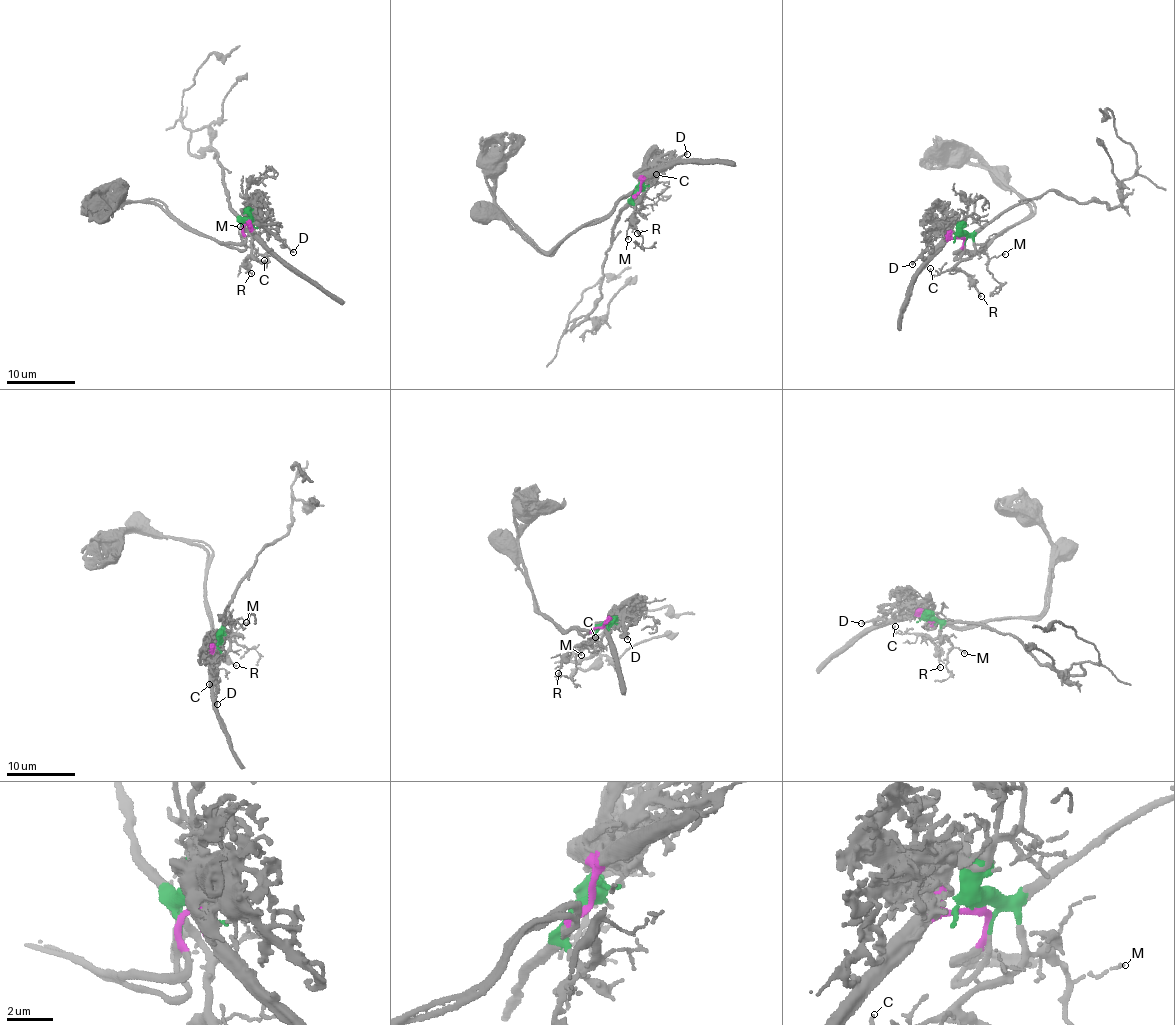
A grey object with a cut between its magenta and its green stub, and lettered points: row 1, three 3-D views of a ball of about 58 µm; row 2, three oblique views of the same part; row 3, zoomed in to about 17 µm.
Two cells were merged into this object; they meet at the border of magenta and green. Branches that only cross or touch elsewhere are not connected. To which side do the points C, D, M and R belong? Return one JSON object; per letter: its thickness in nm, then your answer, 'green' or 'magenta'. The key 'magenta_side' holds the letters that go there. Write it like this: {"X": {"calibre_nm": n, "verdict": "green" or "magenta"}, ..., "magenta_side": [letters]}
{"C": {"calibre_nm": 120, "verdict": "green"}, "D": {"calibre_nm": 140, "verdict": "magenta"}, "M": {"calibre_nm": 120, "verdict": "green"}, "R": {"calibre_nm": 90, "verdict": "green"}, "magenta_side": ["D"]}

